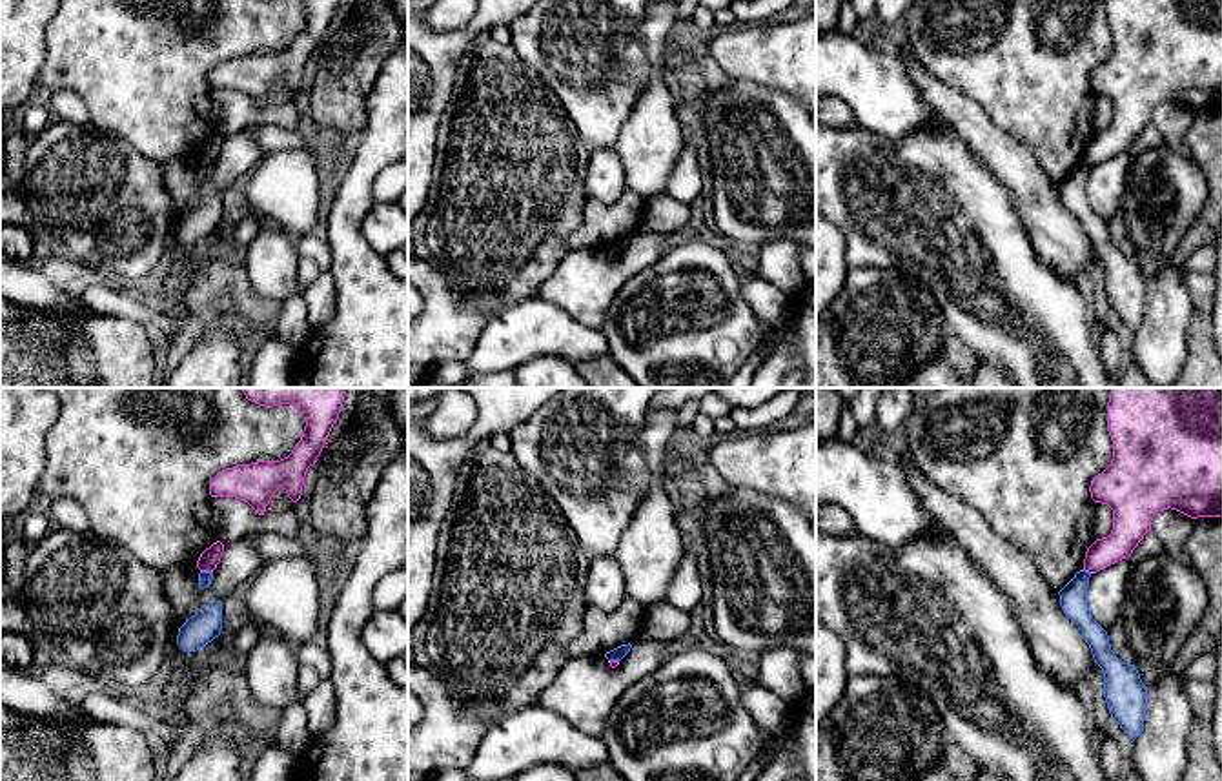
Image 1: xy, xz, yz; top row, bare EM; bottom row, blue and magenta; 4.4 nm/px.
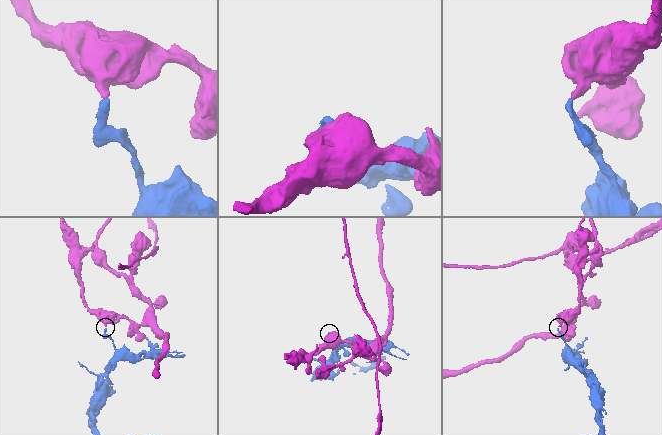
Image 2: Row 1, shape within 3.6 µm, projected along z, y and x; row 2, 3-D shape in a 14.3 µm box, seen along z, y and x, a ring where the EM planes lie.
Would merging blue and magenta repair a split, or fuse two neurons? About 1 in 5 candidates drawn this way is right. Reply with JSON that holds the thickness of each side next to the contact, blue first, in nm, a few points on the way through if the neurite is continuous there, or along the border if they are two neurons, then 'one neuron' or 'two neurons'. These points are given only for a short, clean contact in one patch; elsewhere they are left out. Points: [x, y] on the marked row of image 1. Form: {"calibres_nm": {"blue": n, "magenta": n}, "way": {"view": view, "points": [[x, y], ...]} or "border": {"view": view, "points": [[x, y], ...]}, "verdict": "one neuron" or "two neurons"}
{"calibres_nm": {"blue": 60, "magenta": 90}, "border": {"view": "xy", "points": [[201, 570], [212, 572]]}, "verdict": "two neurons"}

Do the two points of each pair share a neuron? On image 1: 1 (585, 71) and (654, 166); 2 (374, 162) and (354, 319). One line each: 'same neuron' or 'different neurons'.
1: different neurons
2: same neuron

